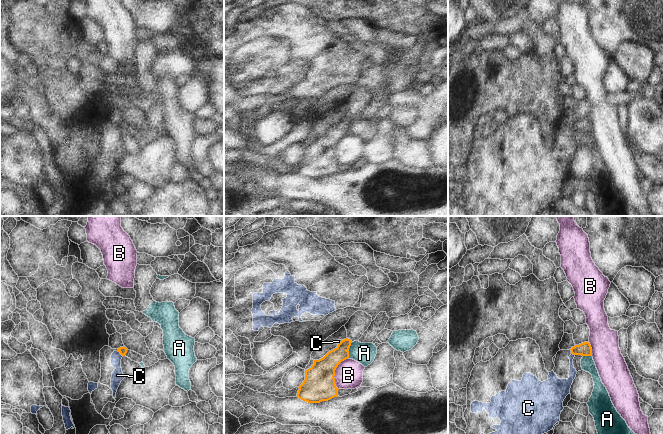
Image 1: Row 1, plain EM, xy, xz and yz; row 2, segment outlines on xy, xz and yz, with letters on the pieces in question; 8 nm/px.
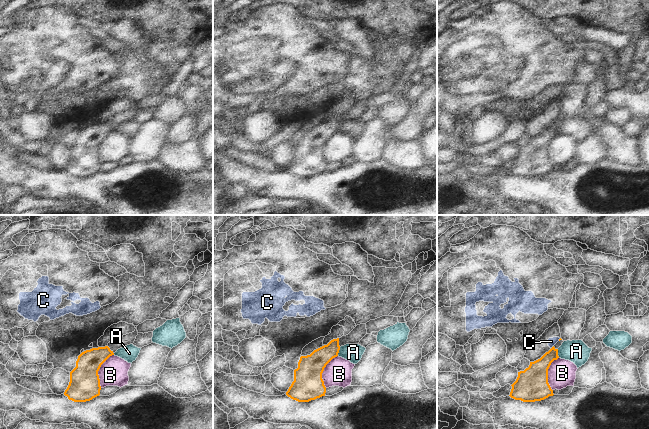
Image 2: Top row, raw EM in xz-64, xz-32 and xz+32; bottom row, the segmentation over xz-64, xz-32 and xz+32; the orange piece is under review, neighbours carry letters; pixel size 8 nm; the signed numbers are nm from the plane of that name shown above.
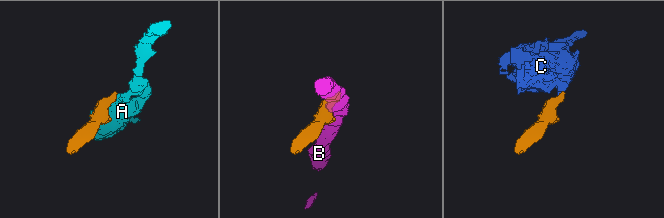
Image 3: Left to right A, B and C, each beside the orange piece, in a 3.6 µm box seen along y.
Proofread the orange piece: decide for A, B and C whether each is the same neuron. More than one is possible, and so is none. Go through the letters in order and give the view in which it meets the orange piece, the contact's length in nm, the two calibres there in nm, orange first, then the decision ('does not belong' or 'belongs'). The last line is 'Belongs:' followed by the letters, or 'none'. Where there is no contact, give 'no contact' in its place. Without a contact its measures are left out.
A: xz | 130 nm | 180/170 nm | does not belong
B: xz | 280 nm | 260/220 nm | does not belong
C: xy | 60 nm | 60/100 nm | does not belong
Belongs: none

